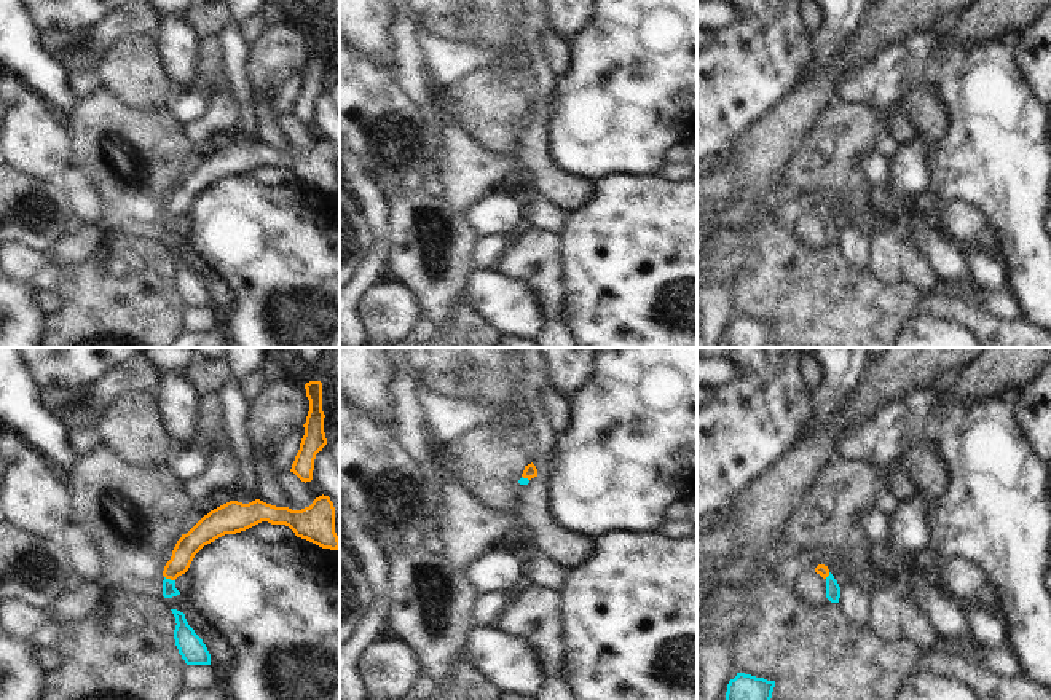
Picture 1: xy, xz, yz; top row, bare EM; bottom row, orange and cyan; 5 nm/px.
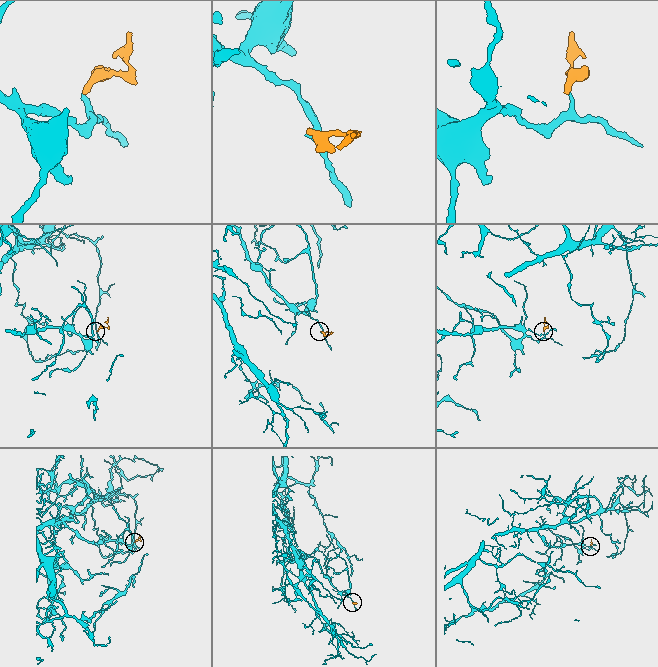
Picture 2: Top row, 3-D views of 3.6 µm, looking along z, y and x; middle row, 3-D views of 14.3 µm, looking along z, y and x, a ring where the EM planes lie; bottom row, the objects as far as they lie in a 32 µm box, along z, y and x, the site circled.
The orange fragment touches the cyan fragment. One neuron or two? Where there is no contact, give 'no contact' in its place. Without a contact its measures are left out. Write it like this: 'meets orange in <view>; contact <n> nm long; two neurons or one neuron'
meets orange in xy; contact 60 nm long; one neuron

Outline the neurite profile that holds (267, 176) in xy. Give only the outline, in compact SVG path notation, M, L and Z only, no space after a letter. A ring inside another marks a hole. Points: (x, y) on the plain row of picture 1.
M262 164L244 174L254 182L263 187L276 187L282 183L297 182L295 175L285 167L271 167L268 164Z

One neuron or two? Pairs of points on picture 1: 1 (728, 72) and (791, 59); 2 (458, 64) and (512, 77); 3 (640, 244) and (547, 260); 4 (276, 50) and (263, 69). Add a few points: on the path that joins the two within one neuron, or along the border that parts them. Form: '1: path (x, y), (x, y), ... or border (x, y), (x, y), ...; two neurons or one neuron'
1: path (743, 72), (759, 59), (775, 59); one neuron
2: path (472, 61), (503, 62); one neuron
3: border (557, 235), (560, 239), (565, 295); two neurons
4: path (276, 55), (268, 64); one neuron

